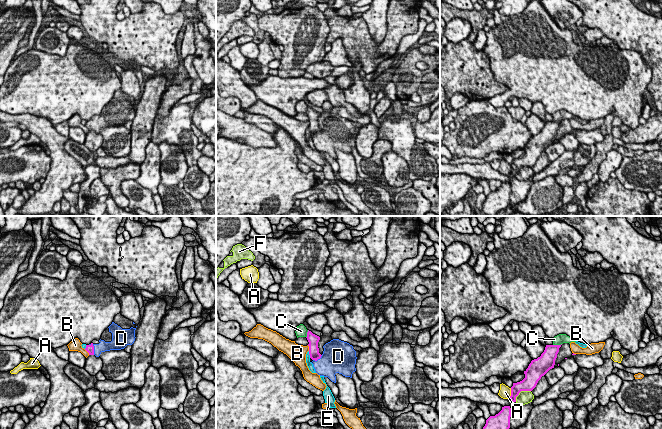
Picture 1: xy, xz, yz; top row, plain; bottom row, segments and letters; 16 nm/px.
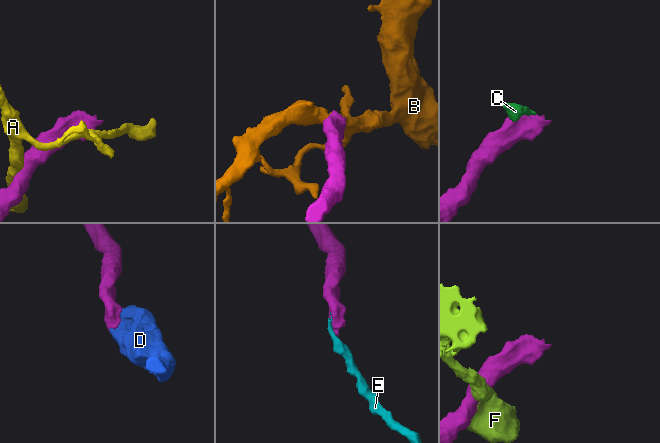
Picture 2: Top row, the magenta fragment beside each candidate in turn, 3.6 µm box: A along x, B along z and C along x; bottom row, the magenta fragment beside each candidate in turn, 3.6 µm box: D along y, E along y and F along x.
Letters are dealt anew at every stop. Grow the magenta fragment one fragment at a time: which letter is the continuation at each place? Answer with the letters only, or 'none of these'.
D

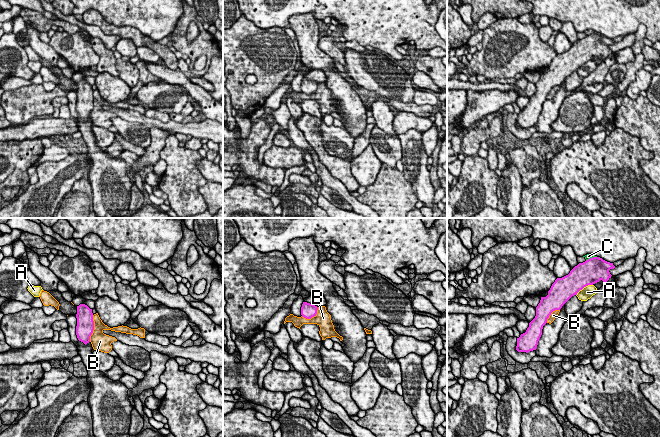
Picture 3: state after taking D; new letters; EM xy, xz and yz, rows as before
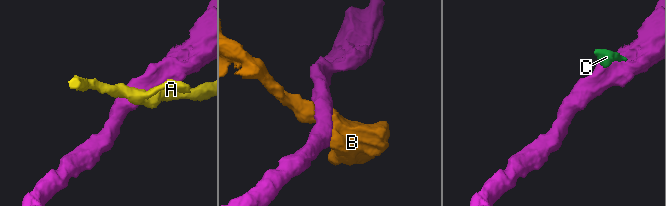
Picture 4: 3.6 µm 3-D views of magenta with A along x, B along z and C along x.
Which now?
none of these

